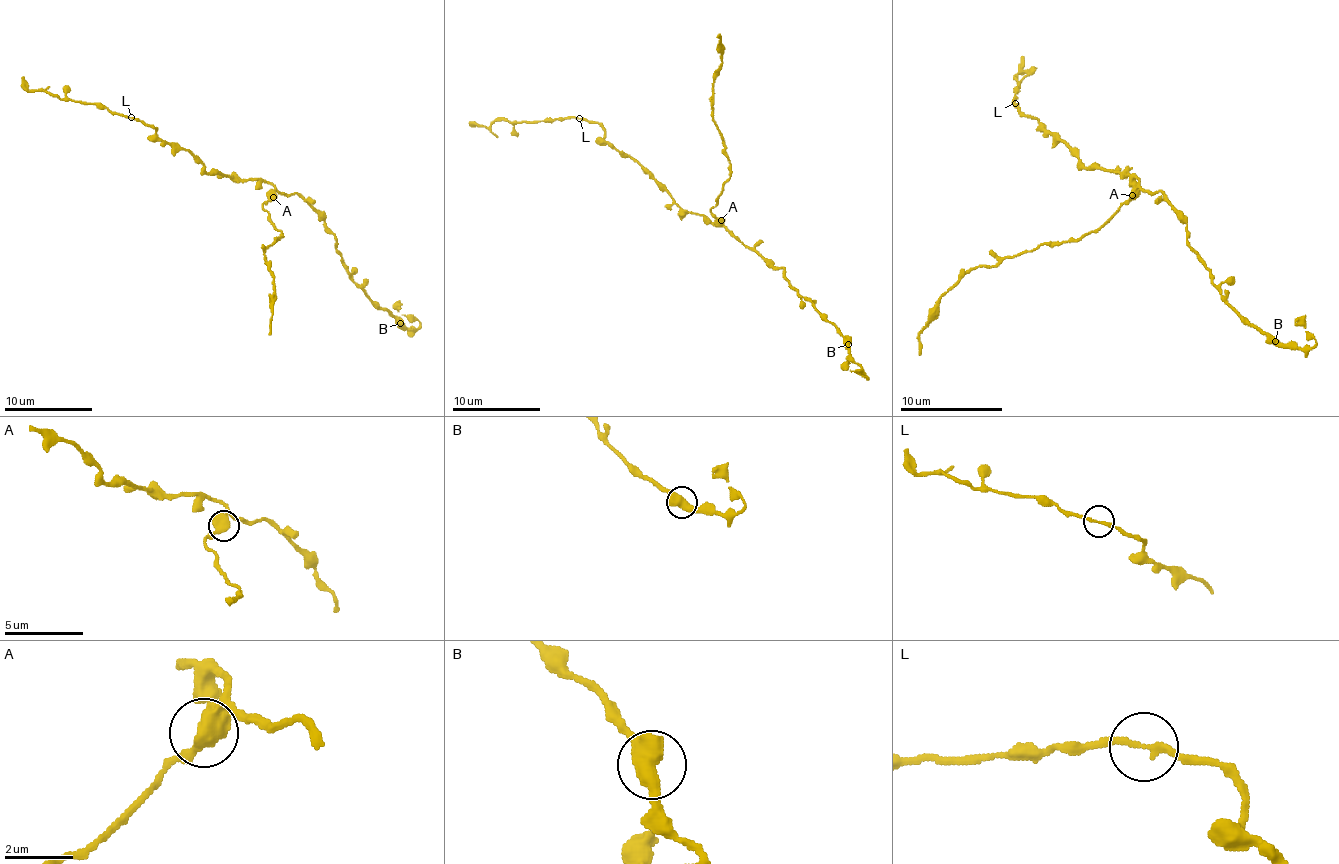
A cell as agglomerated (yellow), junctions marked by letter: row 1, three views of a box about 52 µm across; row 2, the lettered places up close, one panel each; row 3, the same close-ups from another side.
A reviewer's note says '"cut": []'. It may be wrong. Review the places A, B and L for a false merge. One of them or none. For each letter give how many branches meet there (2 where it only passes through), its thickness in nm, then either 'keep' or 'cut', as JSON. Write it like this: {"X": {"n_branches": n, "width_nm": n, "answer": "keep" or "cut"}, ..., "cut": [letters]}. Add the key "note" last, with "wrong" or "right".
{"A": {"n_branches": 2, "width_nm": 600, "answer": "cut"}, "B": {"n_branches": 2, "width_nm": 550, "answer": "keep"}, "L": {"n_branches": 2, "width_nm": 180, "answer": "keep"}, "cut": ["A"], "note": "wrong"}

